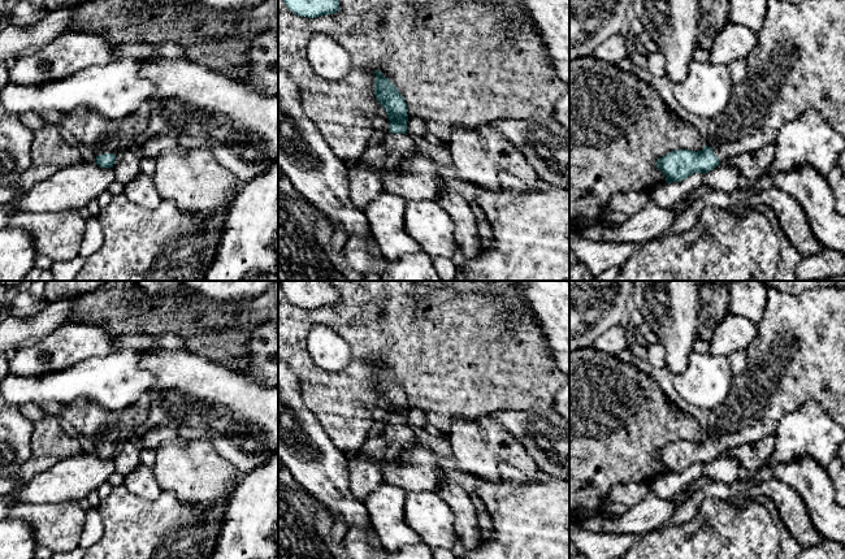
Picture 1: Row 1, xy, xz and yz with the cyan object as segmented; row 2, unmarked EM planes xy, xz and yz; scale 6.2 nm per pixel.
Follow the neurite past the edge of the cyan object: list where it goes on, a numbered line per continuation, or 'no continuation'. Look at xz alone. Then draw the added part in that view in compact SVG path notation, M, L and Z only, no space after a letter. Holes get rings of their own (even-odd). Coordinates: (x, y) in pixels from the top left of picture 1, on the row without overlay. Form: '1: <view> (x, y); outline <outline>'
1: xz (365, 475); outline M385 424L381 438L386 442L381 459L370 459L368 455L354 452L348 455L347 472L352 495L364 503L368 495L385 482L382 467L398 465L398 458L407 450L417 447L415 432L410 425Z

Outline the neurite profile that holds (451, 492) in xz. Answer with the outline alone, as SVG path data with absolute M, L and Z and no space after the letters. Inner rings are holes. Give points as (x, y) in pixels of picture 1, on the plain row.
M446 478L438 488L438 494L455 515L454 526L460 540L454 545L452 552L459 559L481 546L486 541L486 533L478 528L474 507L459 482Z

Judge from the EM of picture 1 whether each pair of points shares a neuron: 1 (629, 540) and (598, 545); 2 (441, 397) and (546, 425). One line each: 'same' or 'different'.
1: same
2: different

